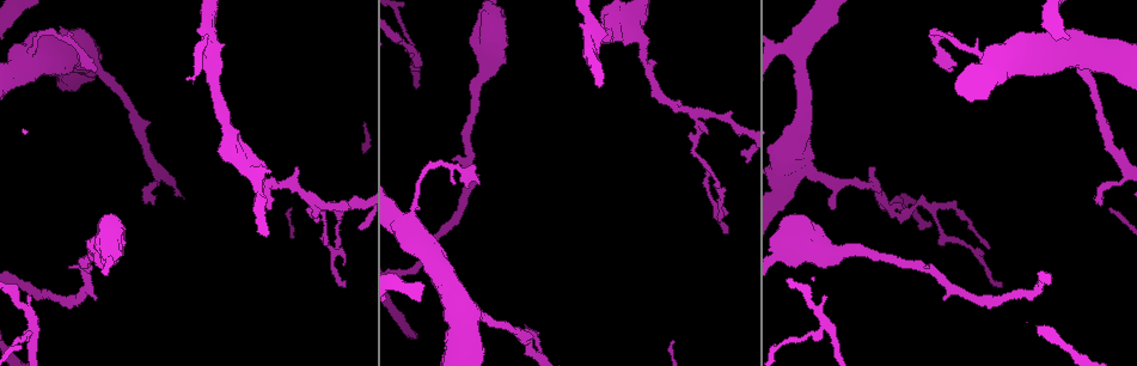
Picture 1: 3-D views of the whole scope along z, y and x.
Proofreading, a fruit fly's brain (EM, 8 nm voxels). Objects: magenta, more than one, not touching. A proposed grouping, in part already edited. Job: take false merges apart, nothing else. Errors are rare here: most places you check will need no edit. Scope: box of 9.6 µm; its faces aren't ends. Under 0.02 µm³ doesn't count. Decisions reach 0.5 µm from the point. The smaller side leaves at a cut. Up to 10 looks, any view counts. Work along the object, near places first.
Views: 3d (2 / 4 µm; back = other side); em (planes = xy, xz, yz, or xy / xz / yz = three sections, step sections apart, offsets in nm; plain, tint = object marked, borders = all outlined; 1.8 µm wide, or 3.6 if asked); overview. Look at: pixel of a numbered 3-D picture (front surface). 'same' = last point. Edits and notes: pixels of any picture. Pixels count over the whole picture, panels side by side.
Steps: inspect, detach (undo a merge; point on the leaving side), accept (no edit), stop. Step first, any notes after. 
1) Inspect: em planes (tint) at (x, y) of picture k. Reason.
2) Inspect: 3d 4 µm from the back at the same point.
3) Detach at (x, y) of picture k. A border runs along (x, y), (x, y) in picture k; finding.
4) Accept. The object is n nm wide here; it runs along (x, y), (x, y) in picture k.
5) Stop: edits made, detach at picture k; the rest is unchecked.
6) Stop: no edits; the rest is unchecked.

Inspect: em 3.6 µm planes (borders) at (410, 213) of picture 1. A fork.

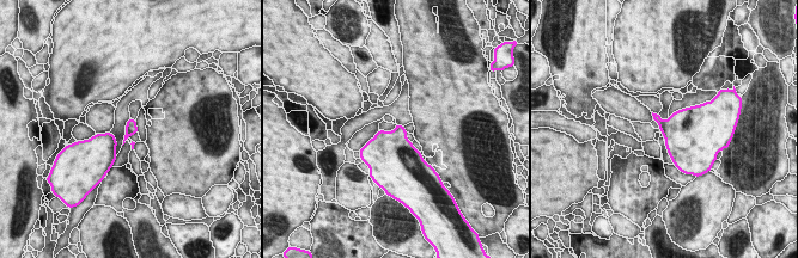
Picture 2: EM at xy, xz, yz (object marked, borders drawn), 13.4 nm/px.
Accept. All the same cell.

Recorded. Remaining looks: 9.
Inspect: em yz step 16 (tint) at (809, 40) of picture 1. Abrupt turn.

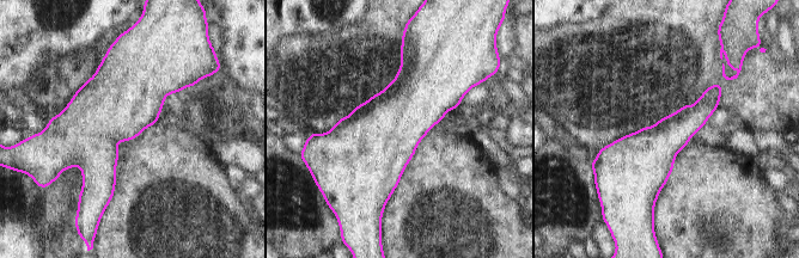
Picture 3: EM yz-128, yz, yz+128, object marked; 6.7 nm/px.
Inspect: em planes (tint) at the same point.

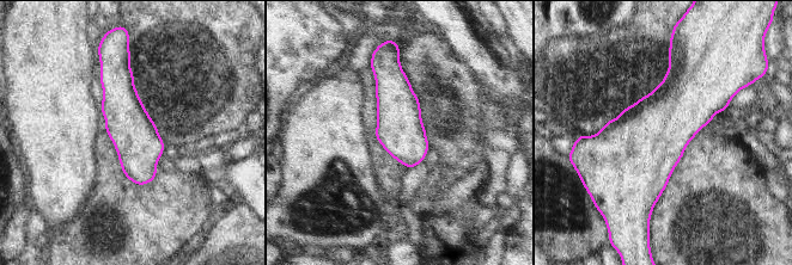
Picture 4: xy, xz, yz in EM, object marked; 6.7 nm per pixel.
Accept. It runs along (126, 62), (125, 116), (144, 182) in picture 4; all the same cell.

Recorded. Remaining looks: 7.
Inspect: em planes (borders) at (697, 115) of picture 1. Side arm on a straight run.

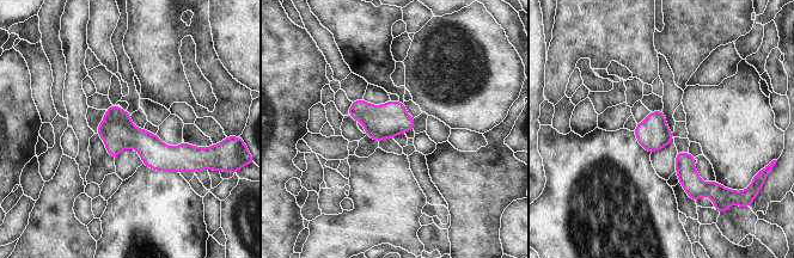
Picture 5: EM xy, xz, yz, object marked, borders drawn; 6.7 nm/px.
Accept. It runs along (99, 130), (157, 154), (194, 154) in picture 5; one cell here.

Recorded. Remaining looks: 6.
Inspect: em yz step 8 (tint) at (636, 12) of picture 1. Thick turns thin.

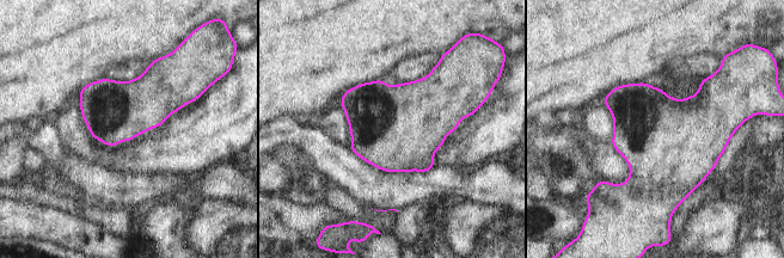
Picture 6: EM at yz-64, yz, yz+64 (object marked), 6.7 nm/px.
Inspect: em planes (borders) at the same point.

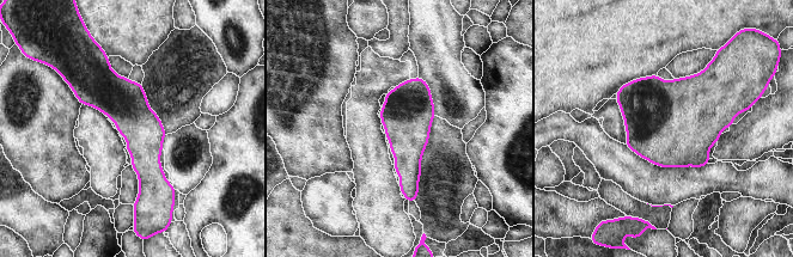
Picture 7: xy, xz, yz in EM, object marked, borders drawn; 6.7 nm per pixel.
Accept. It runs along (104, 60), (145, 133), (145, 196) in picture 7; one cell here.

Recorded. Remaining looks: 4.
Stop: no edits; the rest is unchecked.

